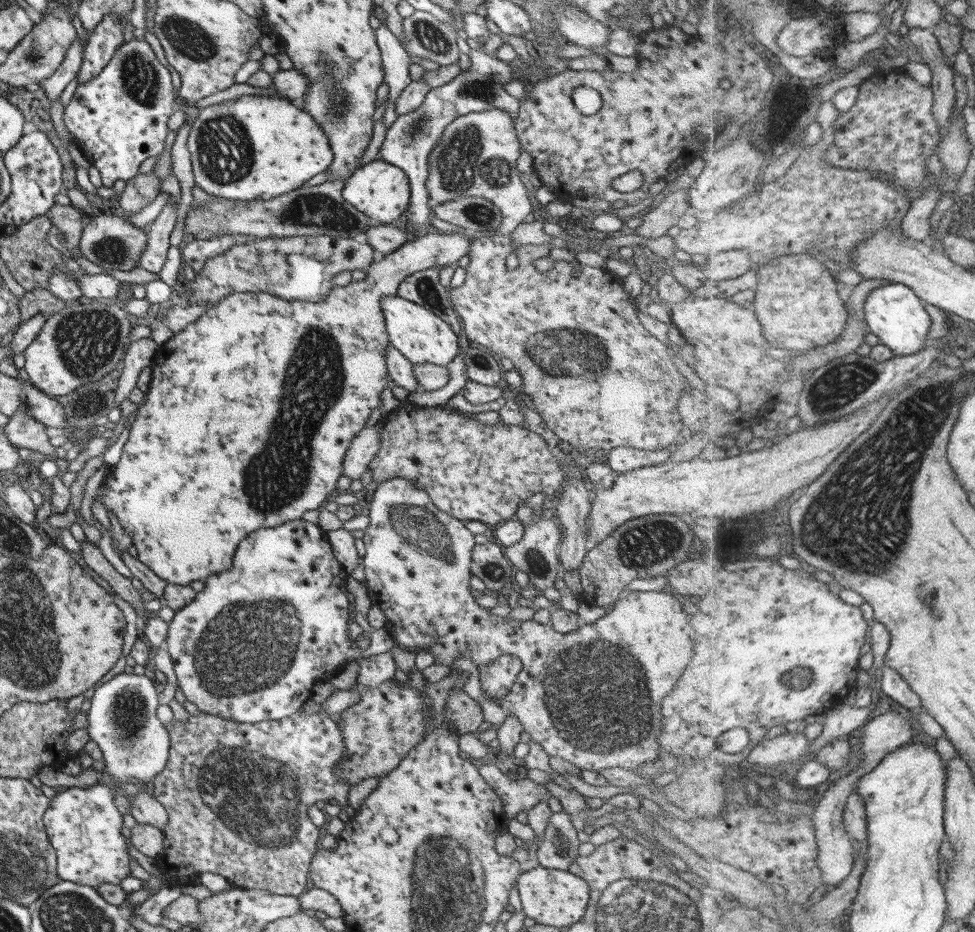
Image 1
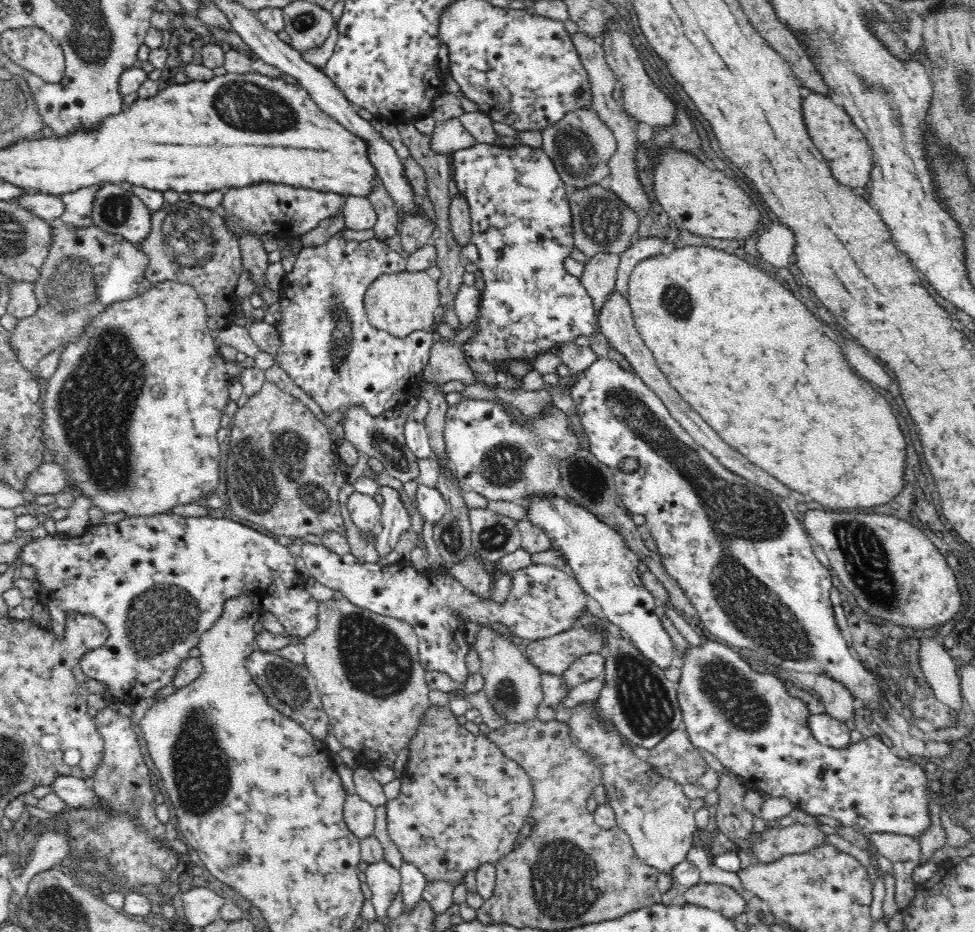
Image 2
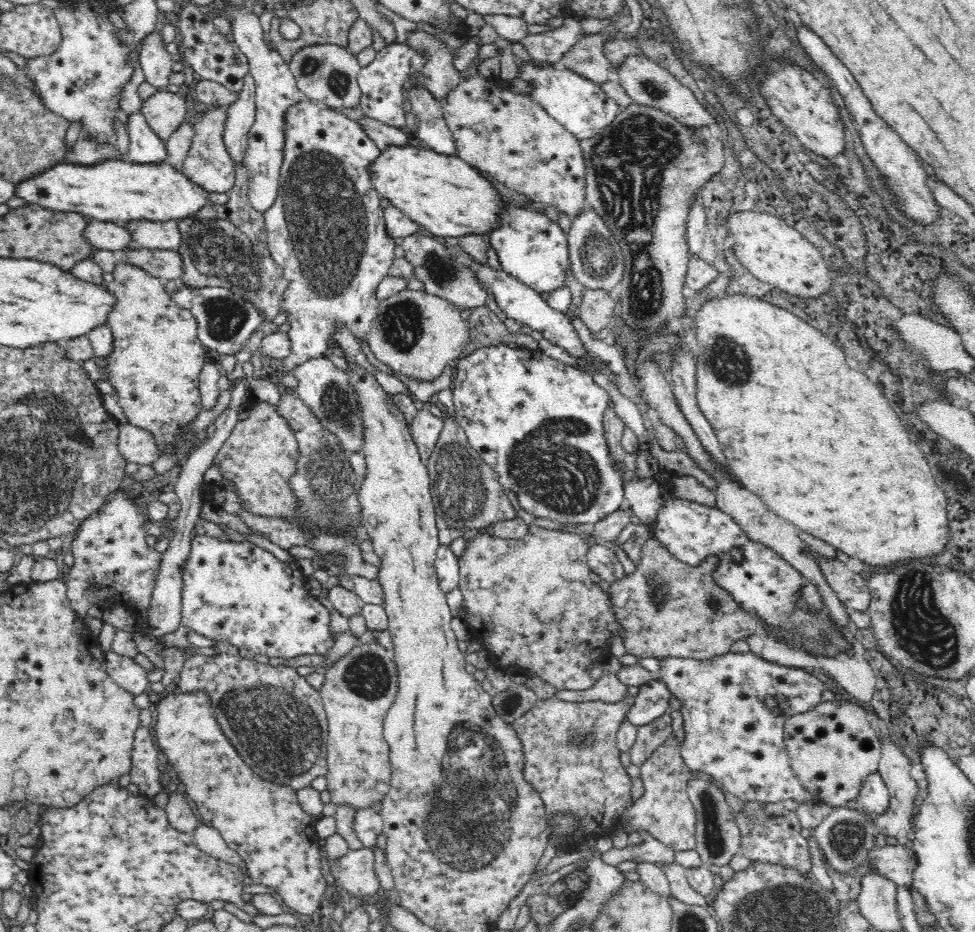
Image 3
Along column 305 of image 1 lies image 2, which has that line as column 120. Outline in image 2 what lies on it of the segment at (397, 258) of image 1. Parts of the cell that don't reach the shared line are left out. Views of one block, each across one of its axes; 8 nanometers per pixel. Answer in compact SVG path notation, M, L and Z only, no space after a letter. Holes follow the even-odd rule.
M162 281L156 285L152 284L150 289L144 294L137 295L136 298L109 305L104 312L91 318L88 326L85 326L74 341L63 347L60 364L49 378L46 398L44 405L42 404L45 422L42 424L42 433L47 443L48 459L64 465L64 469L72 475L74 492L84 494L91 499L93 505L107 513L126 512L130 517L168 513L168 509L176 504L199 504L203 498L212 494L218 484L218 468L220 468L220 446L216 432L221 427L220 420L224 408L231 401L228 386L233 379L226 373L226 362L220 353L219 345L216 345L210 335L207 322L204 299L192 285L178 281Z

